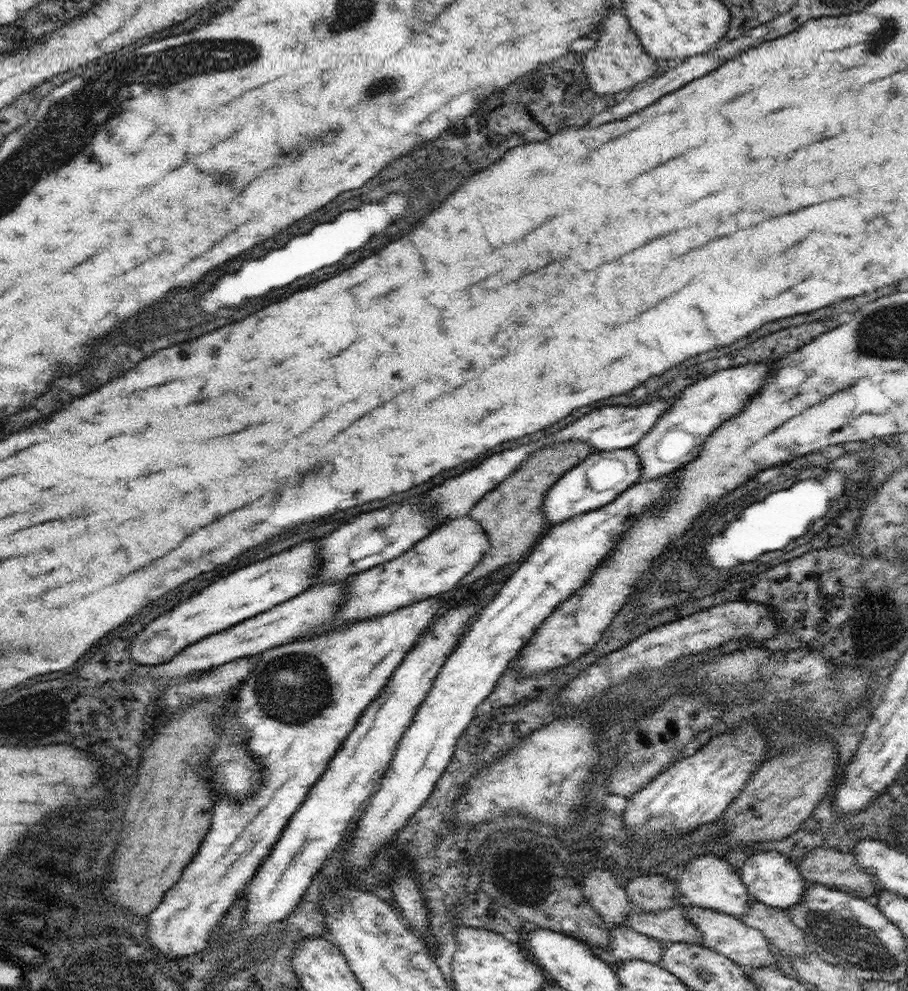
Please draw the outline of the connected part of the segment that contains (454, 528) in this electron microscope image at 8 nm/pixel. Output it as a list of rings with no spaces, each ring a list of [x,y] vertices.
[[[470,515],[443,523],[398,558],[356,573],[335,617],[300,635],[298,640],[314,640],[343,624],[382,616],[403,606],[439,596],[442,592],[450,592],[476,566],[488,547],[485,530]]]

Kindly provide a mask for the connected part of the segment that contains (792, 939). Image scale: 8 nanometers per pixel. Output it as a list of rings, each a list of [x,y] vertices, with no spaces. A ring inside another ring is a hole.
[[[752,898],[751,907],[741,916],[740,922],[760,930],[769,943],[783,955],[801,957],[806,954],[804,934],[800,928],[796,928],[796,924],[790,922],[786,910],[768,906]]]

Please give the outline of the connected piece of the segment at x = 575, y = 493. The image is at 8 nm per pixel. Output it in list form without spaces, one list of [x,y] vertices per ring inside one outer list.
[[[632,447],[612,451],[594,451],[570,472],[564,473],[543,498],[543,516],[548,526],[610,504],[634,483],[639,482],[642,467]]]

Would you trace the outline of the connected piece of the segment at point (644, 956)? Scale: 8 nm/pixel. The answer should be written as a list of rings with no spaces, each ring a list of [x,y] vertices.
[[[608,926],[611,943],[600,952],[609,953],[620,960],[640,959],[659,964],[664,953],[664,943],[659,939],[645,936],[630,927]]]

